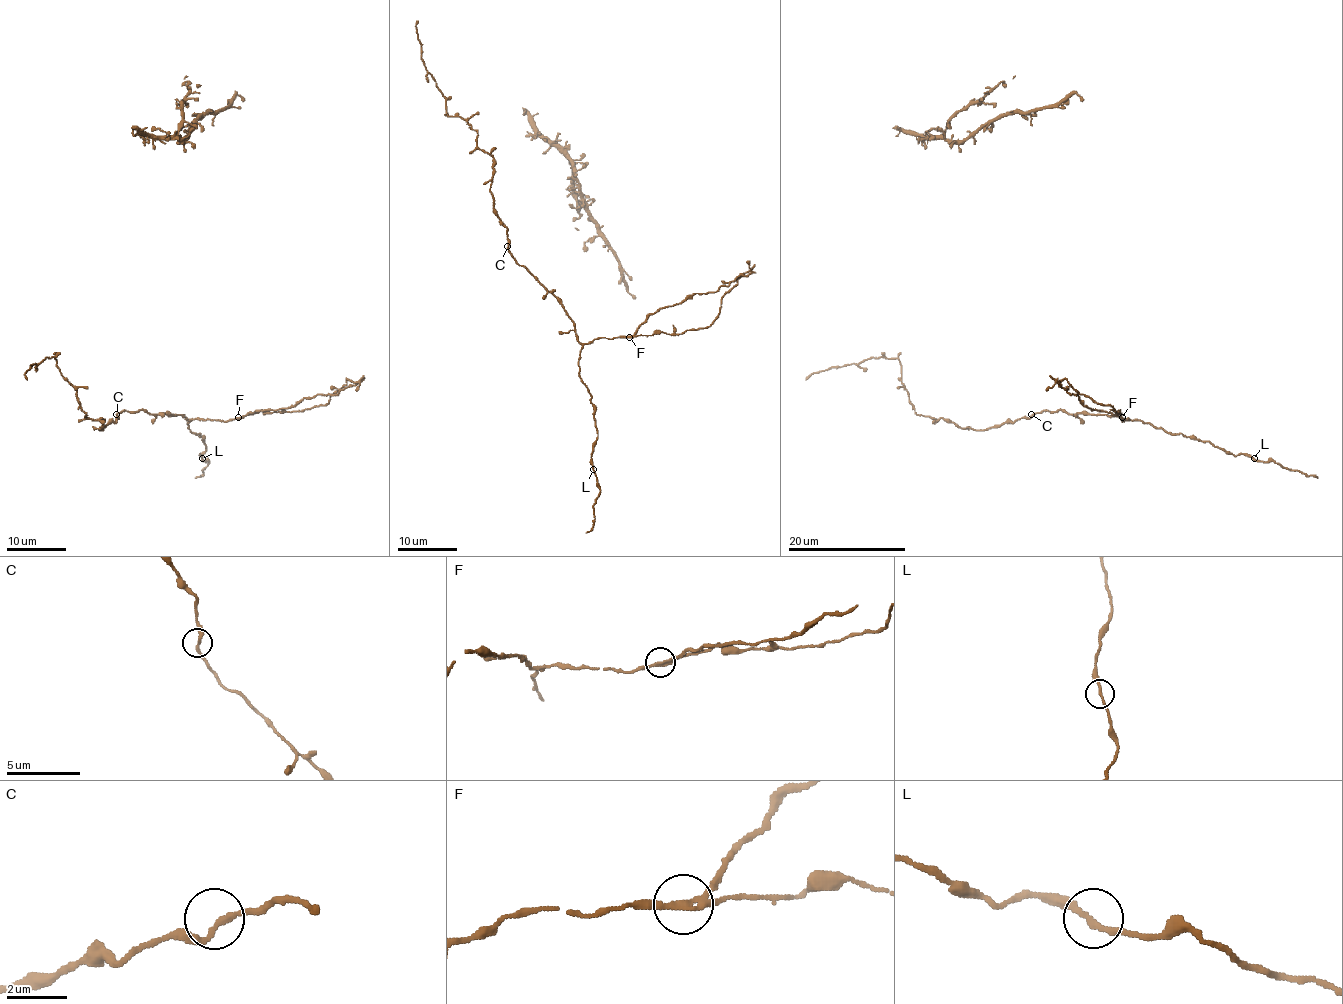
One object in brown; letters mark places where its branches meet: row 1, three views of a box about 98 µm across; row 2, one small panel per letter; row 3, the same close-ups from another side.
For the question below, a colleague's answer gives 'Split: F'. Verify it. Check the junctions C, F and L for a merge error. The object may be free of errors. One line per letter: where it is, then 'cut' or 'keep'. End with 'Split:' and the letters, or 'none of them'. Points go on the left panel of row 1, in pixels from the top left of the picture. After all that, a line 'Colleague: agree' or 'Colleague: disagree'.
C: (116, 414) | keep
F: (238, 417) | cut
L: (202, 458) | keep
Split: F
Colleague: agree

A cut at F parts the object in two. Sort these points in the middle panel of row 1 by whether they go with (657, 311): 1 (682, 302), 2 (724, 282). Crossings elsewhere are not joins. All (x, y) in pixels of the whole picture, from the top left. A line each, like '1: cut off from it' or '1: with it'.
1: with it
2: with it

